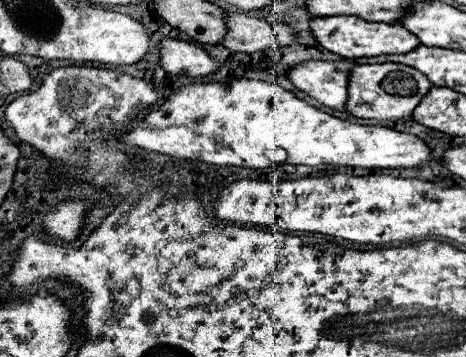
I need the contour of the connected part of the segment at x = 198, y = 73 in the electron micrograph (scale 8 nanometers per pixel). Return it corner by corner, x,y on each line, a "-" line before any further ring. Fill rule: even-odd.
163,40
161,42
161,66
169,74
205,78
217,72
219,64
203,48
185,40

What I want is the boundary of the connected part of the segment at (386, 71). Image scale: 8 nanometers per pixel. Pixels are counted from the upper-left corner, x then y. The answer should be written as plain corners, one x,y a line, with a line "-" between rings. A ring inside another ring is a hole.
385,62
385,64
359,64
351,72
349,80
349,100
347,112
355,118
375,118
375,120
399,120
411,116
415,106
429,92
429,78
405,64

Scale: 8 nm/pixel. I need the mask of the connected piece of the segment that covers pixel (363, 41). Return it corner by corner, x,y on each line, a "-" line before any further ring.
335,16
335,18
315,18
311,22
311,32
317,42
329,52
357,60
357,58
373,58
373,56
391,56
391,54
407,54
415,50
421,42
415,34
407,32
401,24
381,24
381,22
365,22
357,16

